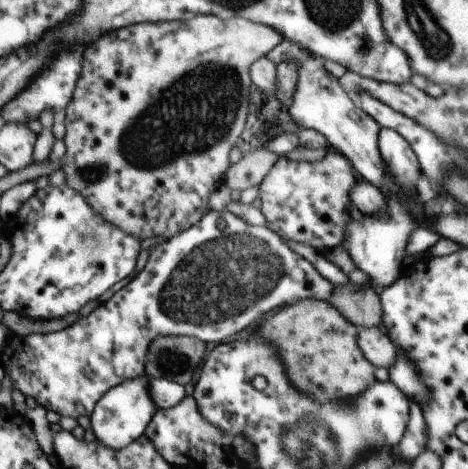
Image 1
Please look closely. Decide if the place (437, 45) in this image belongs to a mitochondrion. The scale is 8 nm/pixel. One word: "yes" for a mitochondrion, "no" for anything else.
yes

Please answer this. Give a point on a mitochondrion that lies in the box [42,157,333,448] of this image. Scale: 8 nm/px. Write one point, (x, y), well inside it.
(244, 269)

